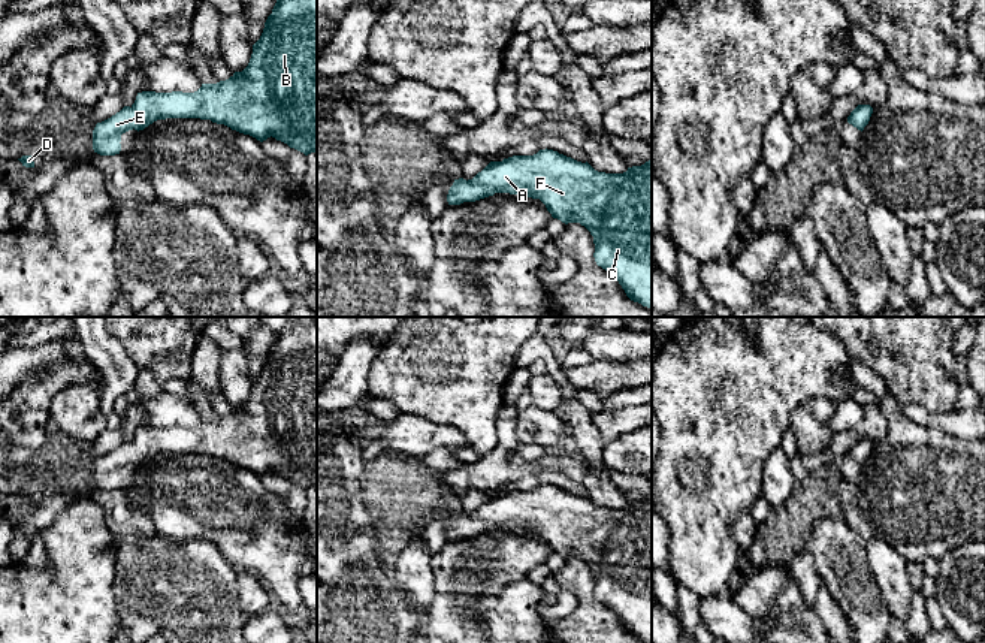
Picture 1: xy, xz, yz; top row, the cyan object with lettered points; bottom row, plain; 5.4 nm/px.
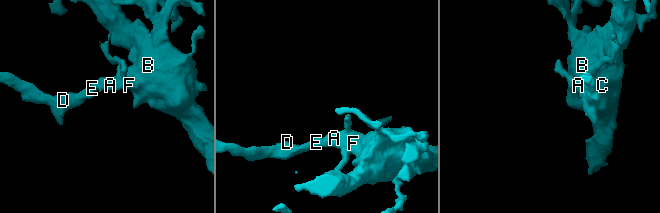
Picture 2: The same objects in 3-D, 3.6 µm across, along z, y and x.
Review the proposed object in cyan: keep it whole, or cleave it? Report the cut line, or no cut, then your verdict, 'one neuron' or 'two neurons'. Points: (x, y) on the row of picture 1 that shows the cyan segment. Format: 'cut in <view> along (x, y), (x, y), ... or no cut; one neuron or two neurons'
no cut; one neuron

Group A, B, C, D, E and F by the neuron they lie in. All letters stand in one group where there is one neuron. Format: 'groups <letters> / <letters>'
groups A B C D E F

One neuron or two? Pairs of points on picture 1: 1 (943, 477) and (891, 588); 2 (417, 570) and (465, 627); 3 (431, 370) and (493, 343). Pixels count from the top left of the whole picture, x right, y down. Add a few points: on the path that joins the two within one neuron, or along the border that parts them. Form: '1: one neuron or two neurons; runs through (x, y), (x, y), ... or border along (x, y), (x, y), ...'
1: two neurons; border along (879, 536), (908, 561)
2: two neurons; border along (432, 557), (434, 598), (423, 613)
3: one neuron; runs through (446, 370), (462, 370), (479, 358)

